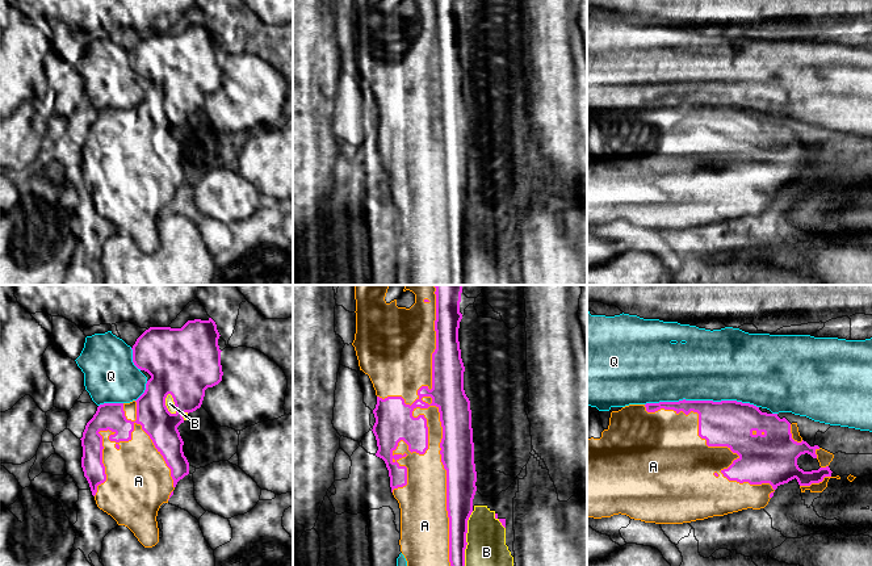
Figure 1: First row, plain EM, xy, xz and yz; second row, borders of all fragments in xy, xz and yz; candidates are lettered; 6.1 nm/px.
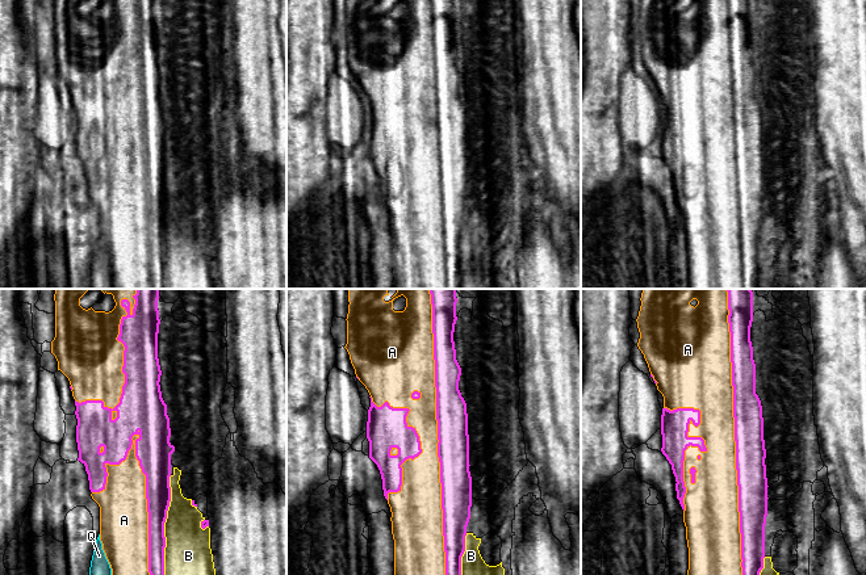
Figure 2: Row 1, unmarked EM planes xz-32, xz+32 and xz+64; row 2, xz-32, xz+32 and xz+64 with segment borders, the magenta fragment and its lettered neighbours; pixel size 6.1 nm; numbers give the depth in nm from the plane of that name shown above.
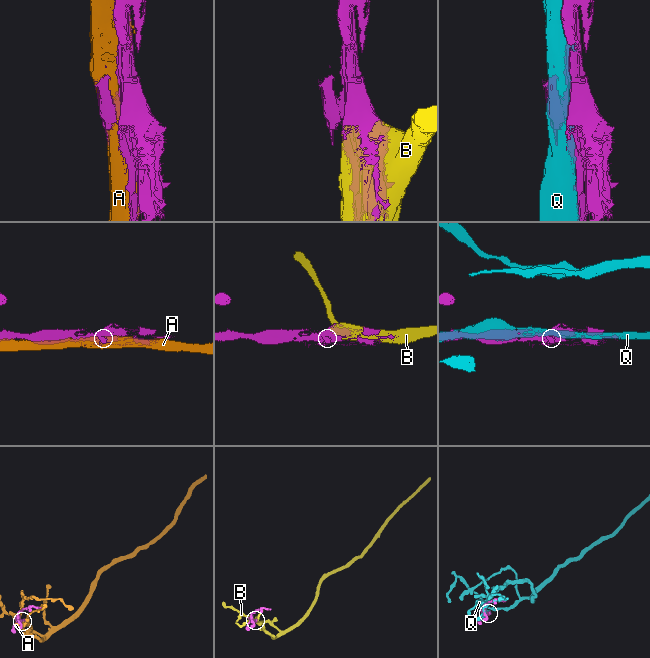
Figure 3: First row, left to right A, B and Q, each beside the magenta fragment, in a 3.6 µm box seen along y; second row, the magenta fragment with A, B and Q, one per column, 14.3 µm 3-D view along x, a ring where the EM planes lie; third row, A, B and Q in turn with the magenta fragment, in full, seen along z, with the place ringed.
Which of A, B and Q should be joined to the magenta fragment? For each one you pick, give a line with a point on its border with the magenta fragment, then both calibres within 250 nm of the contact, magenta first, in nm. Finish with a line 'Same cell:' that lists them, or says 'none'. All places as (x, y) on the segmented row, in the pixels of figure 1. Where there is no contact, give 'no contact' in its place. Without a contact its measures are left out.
B: contact xz (465, 539); calibres 160 and 240 nm
Same cell: B

